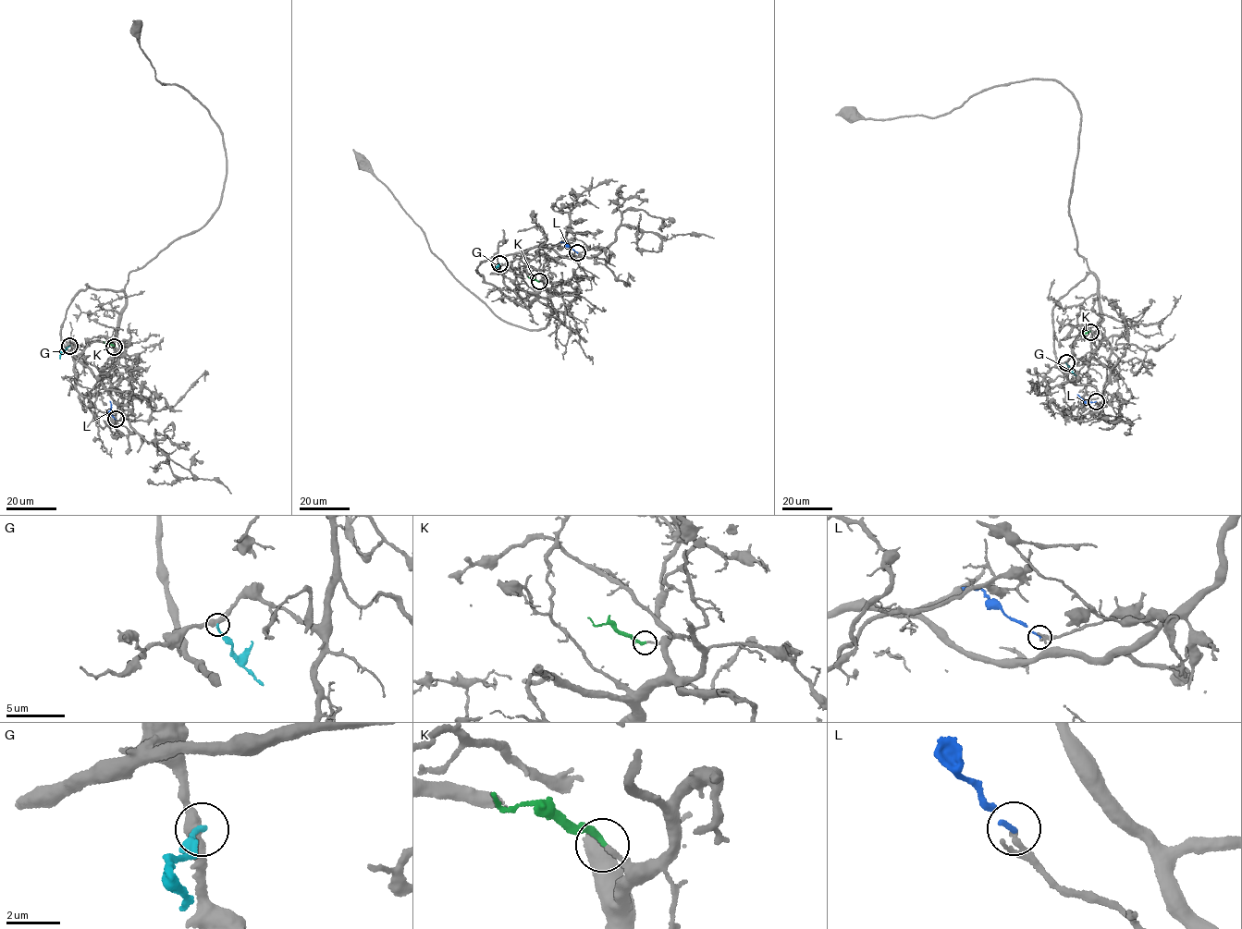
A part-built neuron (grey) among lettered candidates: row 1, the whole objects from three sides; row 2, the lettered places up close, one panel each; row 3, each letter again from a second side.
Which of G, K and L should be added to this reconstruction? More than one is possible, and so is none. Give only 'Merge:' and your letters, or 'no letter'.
Merge: K

